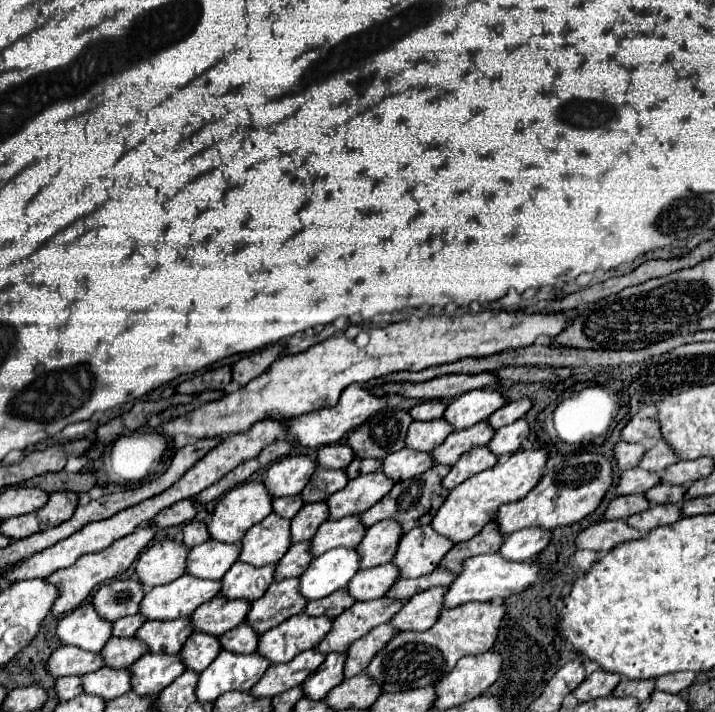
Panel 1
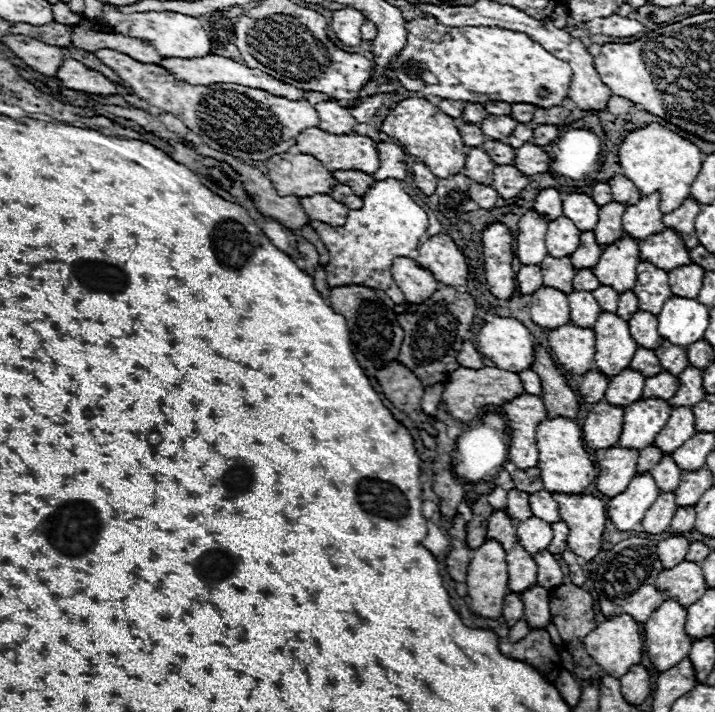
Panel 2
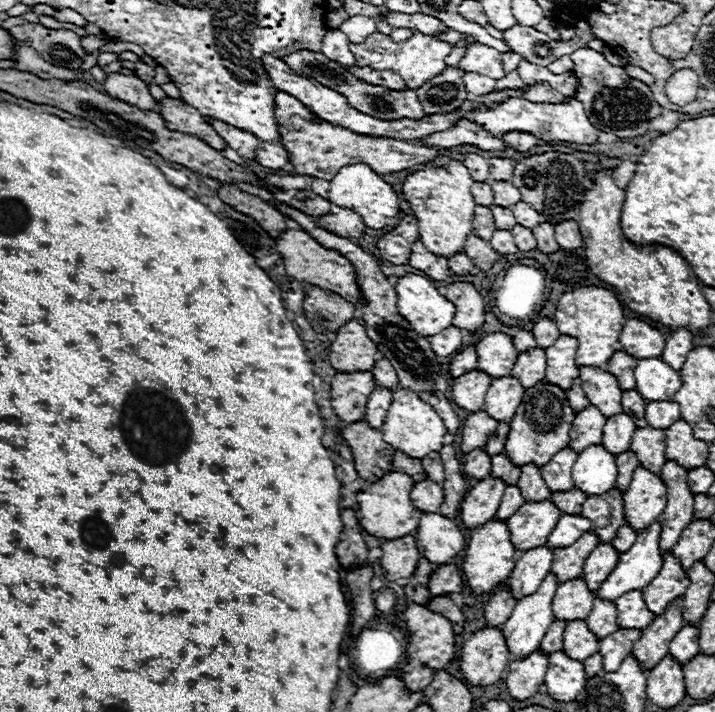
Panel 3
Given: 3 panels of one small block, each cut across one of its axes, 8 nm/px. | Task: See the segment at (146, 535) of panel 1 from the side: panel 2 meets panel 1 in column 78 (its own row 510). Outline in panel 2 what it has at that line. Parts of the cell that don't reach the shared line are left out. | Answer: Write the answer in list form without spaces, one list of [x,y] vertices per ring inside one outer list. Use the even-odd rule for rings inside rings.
[[[552,492],[558,500],[560,520],[568,526],[568,548],[592,560],[602,546],[602,532],[606,524],[604,502],[590,494],[560,494]]]

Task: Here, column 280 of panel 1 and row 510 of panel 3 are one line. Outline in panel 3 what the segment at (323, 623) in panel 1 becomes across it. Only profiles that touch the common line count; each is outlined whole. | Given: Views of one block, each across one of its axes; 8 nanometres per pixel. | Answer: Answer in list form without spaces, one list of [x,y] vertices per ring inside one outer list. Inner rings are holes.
[[[638,466],[628,490],[624,492],[624,516],[626,524],[636,532],[642,532],[654,524],[666,506],[666,486],[658,476]]]

